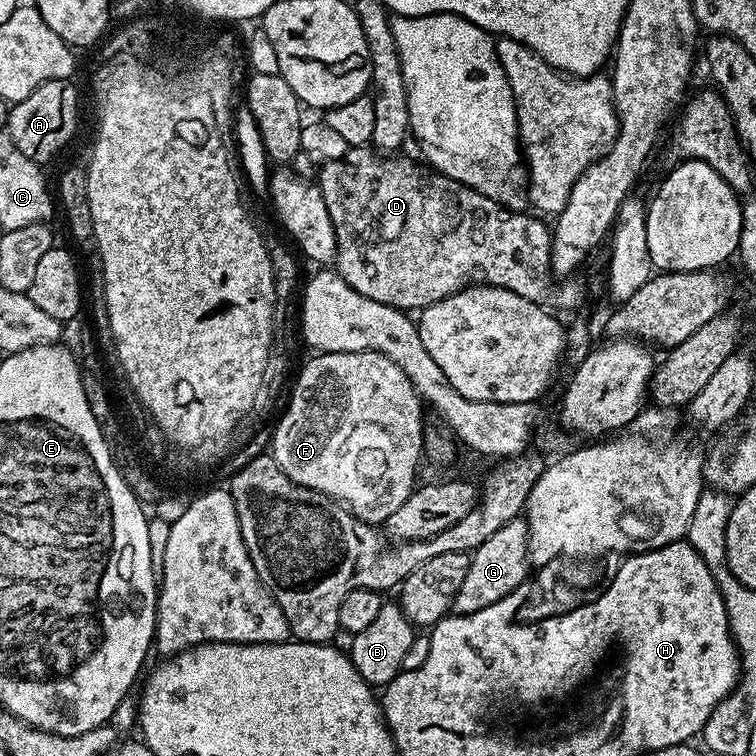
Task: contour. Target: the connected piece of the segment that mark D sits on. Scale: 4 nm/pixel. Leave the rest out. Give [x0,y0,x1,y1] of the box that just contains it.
[318,147,584,310]

